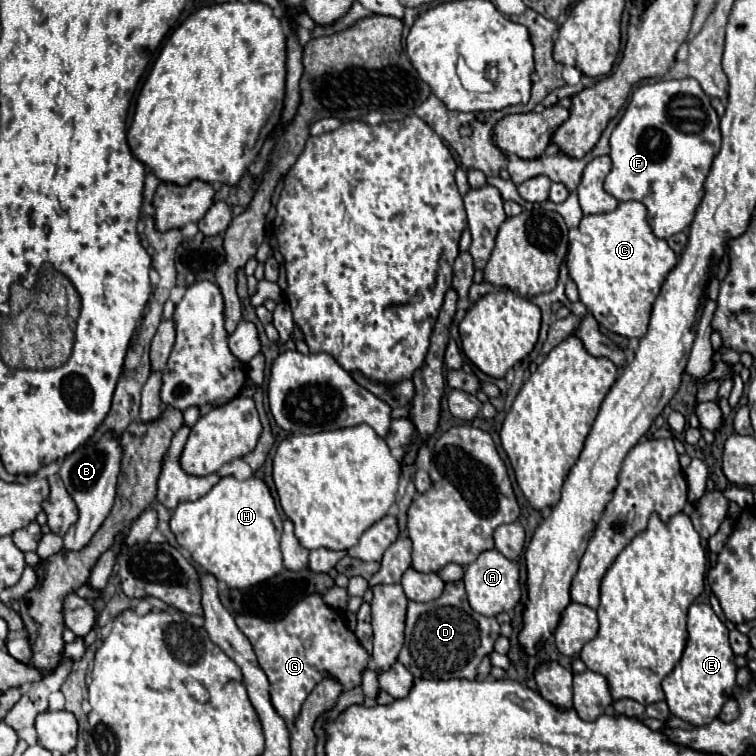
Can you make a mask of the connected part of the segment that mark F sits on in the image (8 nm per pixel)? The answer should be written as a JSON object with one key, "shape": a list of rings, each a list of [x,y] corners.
{"shape":[[[682,78],[644,84],[632,94],[620,124],[612,132],[610,138],[612,172],[608,174],[604,188],[620,202],[628,200],[642,202],[648,208],[648,222],[654,234],[666,240],[692,224],[696,208],[704,196],[706,176],[718,152],[720,152],[720,120],[710,104],[710,98],[700,88],[698,80]]]}

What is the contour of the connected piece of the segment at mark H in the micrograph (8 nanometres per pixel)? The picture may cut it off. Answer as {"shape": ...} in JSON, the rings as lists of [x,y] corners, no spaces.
{"shape":[[[224,476],[202,498],[180,502],[172,512],[170,530],[174,532],[176,542],[182,548],[190,550],[192,558],[204,572],[214,574],[220,582],[226,582],[230,588],[250,588],[276,576],[282,570],[282,552],[280,552],[282,518],[266,482],[256,476],[248,480],[236,480],[234,476]]]}

